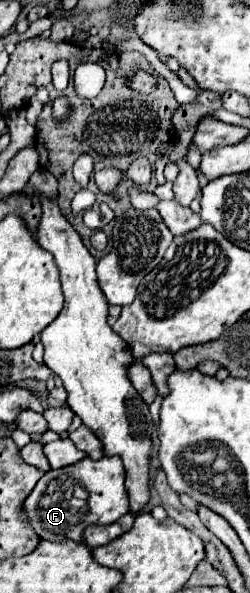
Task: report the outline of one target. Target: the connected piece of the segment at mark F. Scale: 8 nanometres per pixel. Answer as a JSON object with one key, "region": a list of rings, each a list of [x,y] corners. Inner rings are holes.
{"region":[[[118,456],[102,458],[102,460],[80,460],[78,464],[60,468],[60,470],[48,470],[36,488],[28,494],[28,498],[22,504],[22,510],[26,514],[26,520],[30,528],[42,538],[42,540],[52,540],[52,542],[64,542],[64,540],[74,540],[74,542],[84,542],[84,530],[90,524],[112,524],[120,516],[128,512],[128,494],[124,488],[124,466]]]}

